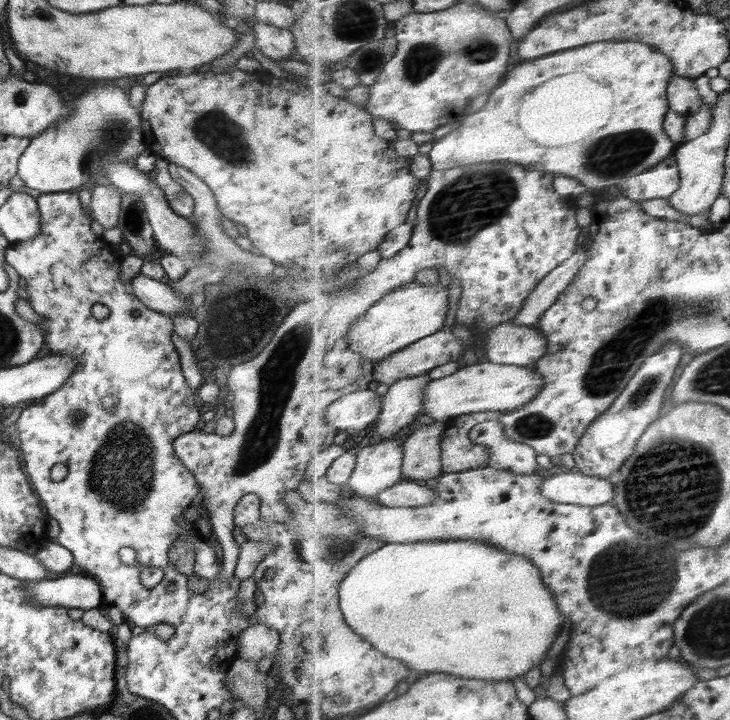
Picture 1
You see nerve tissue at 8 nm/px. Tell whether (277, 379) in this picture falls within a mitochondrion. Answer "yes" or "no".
yes

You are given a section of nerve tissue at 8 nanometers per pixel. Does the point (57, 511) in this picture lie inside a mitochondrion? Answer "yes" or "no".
no

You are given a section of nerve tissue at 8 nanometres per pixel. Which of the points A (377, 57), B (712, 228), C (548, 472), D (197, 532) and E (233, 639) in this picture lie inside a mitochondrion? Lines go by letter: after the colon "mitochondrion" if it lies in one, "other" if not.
A: mitochondrion
B: other
C: other
D: other
E: other

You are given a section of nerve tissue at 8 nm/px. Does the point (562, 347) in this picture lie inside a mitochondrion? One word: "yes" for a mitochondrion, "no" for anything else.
yes

